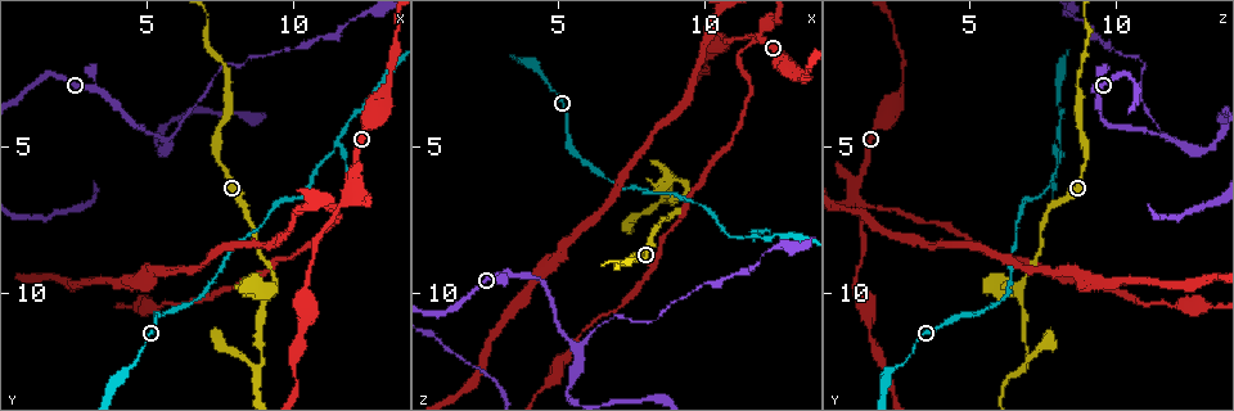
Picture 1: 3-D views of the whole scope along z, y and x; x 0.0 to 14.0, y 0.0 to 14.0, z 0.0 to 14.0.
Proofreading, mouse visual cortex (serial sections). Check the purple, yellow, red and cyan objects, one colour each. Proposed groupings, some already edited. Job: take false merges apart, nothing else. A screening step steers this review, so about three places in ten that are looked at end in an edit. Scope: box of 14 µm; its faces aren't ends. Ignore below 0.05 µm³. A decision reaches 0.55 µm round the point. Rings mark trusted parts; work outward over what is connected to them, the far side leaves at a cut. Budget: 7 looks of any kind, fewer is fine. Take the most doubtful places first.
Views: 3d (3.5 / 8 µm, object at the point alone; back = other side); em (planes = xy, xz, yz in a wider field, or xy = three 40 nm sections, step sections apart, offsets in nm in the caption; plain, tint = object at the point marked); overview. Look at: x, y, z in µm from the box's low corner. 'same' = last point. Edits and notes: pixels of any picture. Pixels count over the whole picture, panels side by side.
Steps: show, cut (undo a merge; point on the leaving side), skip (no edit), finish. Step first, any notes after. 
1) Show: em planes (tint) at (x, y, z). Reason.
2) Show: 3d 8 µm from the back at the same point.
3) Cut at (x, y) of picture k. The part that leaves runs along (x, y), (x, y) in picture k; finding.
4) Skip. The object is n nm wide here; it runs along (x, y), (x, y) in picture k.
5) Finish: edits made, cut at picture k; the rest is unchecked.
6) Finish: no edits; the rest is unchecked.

Show: em xy step 5 (tint) at (11.6, 6.8, 1.3). Branch point.

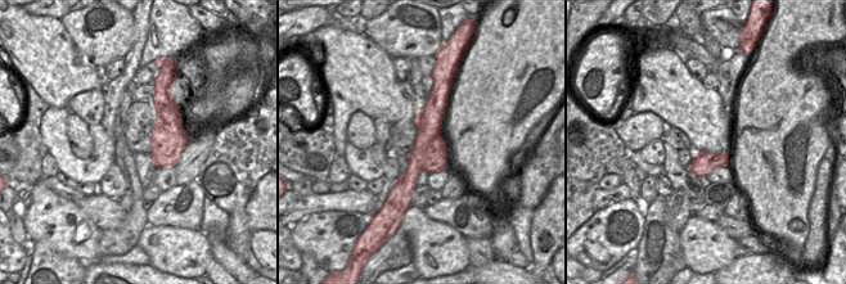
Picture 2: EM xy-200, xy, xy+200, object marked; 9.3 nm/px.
Show: 3d 3.5 µm from the back at the same point.

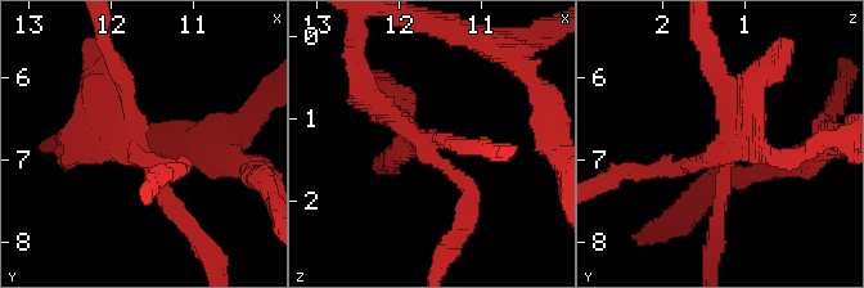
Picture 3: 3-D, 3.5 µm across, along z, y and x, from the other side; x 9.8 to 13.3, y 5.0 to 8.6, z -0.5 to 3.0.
Cut at (174, 158) of picture 3. 3 arms meet here; the part that leaves runs along (136, 151), (180, 166), (163, 170) in picture 3; a second cell is stuck on.

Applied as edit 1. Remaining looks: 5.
Show: 3d 3.5 µm at (5.6, 4.8, 11.8). Sharp bend.

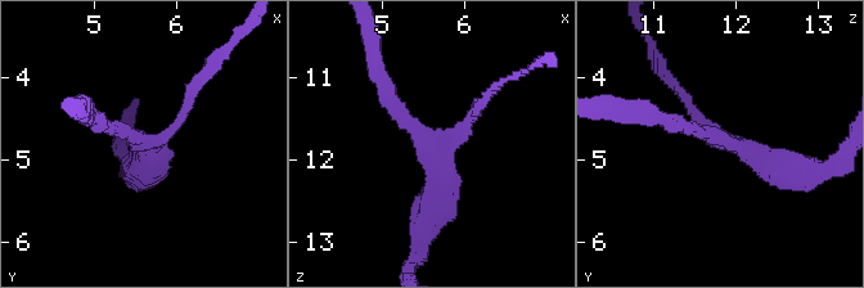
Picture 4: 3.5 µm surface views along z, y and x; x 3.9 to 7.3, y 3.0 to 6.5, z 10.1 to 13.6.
Show: em xy step 3 (tint) at (5.55, 4.75, 11.75). 3 arms meet here; the arms are 150, 200, 350 nm wide; now the EM.

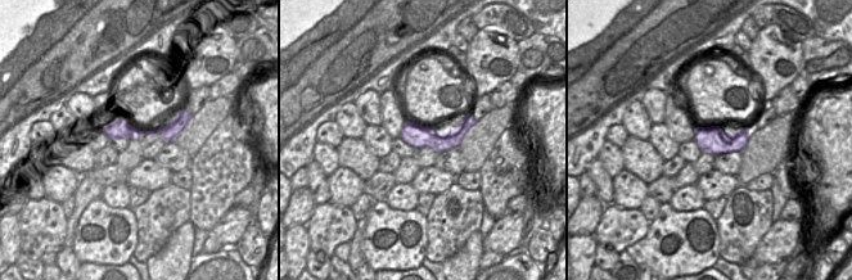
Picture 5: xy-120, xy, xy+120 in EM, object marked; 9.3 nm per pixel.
Show: em xy step 1 (tint) at the same point.

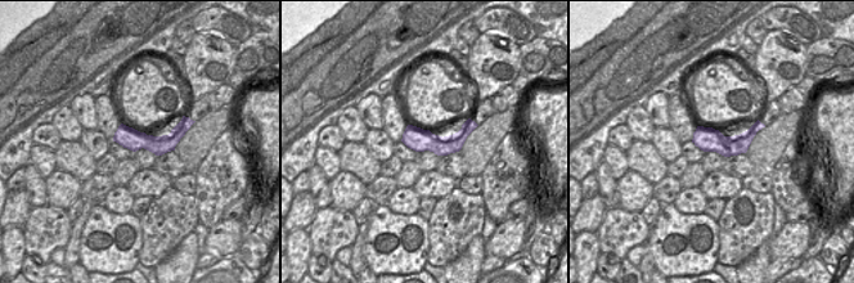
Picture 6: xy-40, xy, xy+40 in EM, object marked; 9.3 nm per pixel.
Skip. It runs along (187, 121), (167, 142), (117, 138) in picture 6; continuous, no second cell.

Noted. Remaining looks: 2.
Show: 3d 3.5 µm at (12.0, 4.0, 8.2). Narrows sharply.

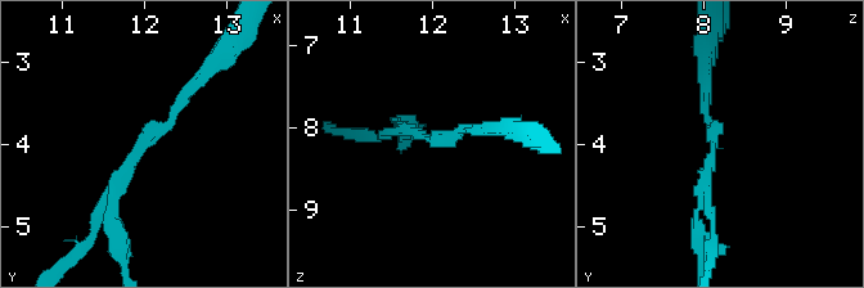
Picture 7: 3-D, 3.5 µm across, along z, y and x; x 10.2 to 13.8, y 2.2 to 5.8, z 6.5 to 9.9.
Show: em xy step 5 (tint) at (12.00, 4.10, 8.15). Now the EM.

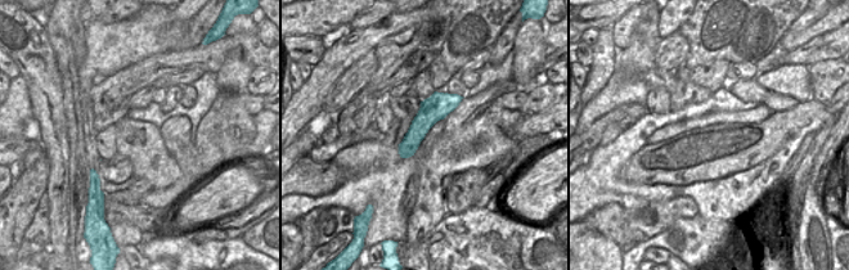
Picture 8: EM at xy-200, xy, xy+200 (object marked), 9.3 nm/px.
Cut at (113, 246) of picture 7. The arms are 150, 200 nm wide; two cells meet here.

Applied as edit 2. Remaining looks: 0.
Finish: edits made, cut at picture 3, cut at picture 7; the rest is unchecked.

